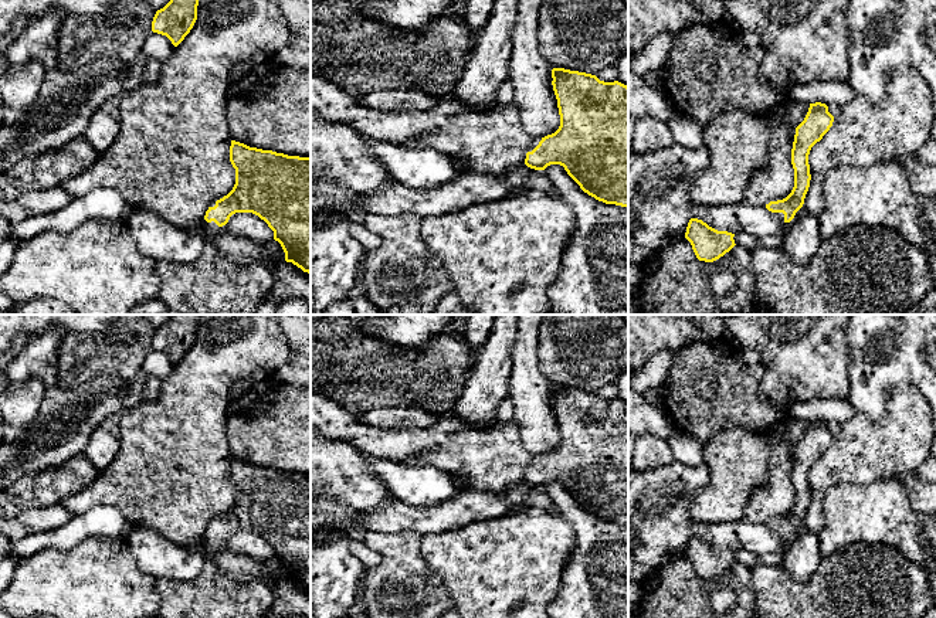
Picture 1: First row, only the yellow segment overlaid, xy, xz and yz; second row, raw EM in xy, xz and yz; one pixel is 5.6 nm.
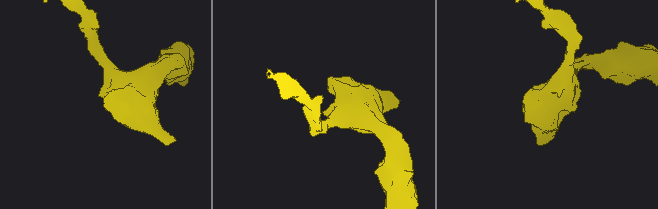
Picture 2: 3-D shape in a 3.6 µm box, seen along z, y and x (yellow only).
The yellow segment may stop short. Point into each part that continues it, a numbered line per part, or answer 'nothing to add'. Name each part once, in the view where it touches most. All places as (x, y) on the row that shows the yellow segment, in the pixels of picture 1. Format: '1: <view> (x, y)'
1: xy (212, 228)

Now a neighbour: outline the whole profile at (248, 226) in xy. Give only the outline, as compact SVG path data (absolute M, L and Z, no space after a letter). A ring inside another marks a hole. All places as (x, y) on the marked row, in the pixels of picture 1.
M235 213L227 223L227 230L240 238L248 238L261 244L274 241L274 231L252 213Z

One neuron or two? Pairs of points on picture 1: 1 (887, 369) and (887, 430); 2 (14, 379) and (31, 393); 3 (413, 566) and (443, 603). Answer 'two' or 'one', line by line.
1: two
2: two
3: one

